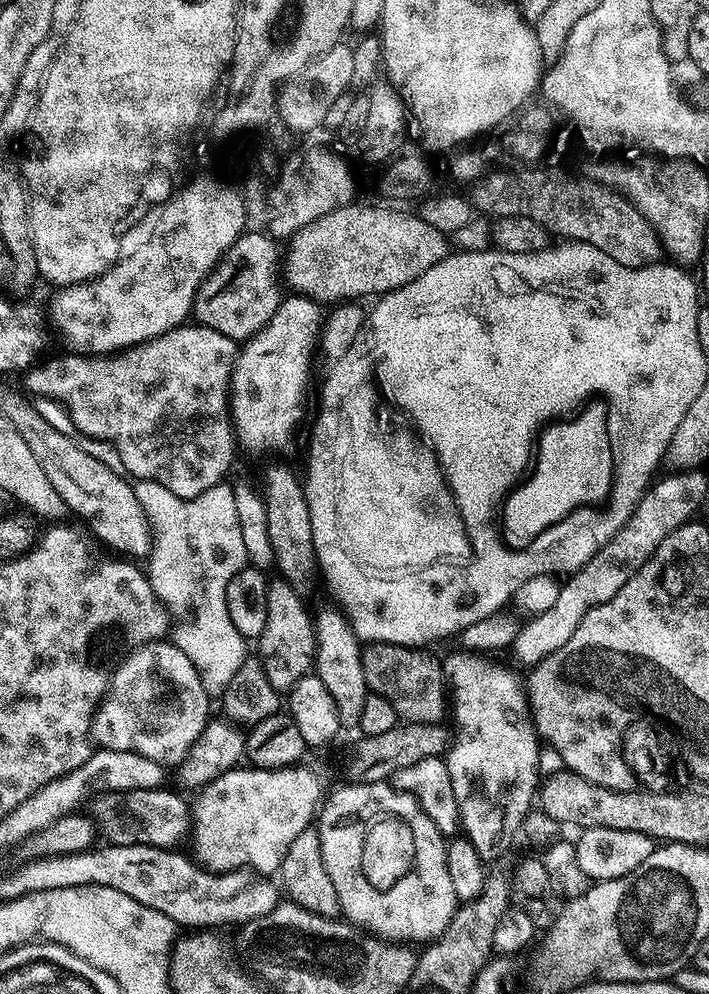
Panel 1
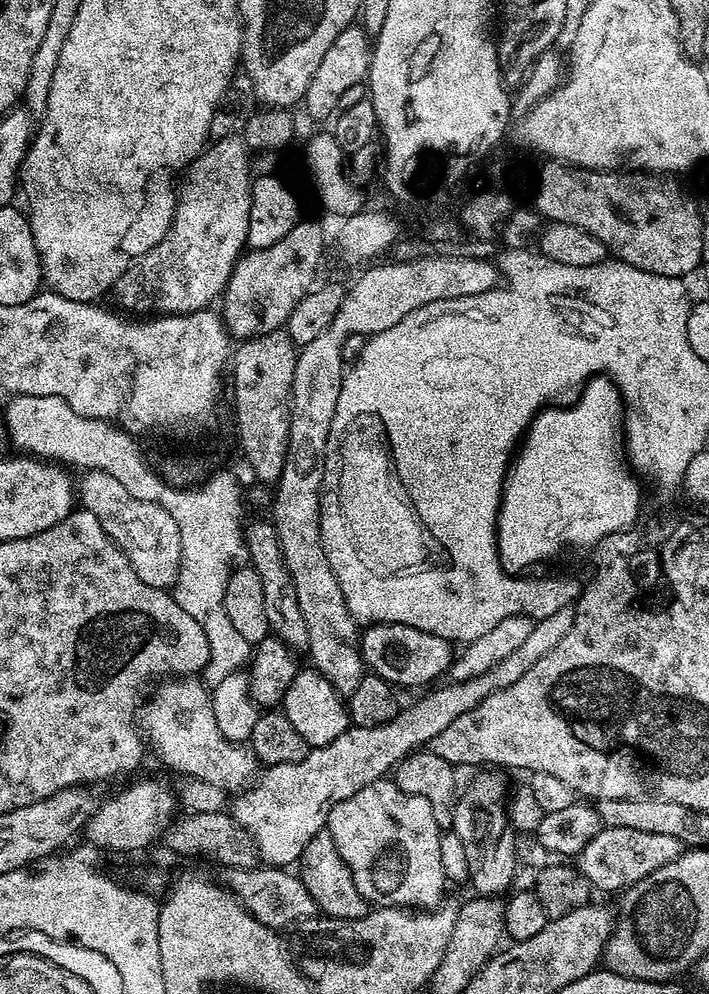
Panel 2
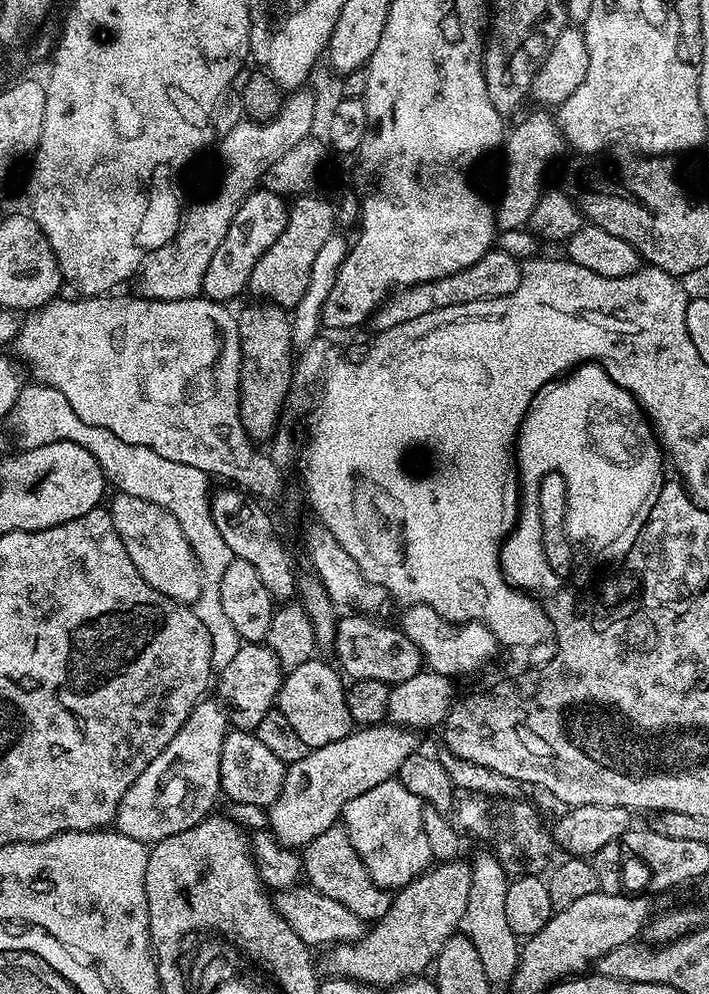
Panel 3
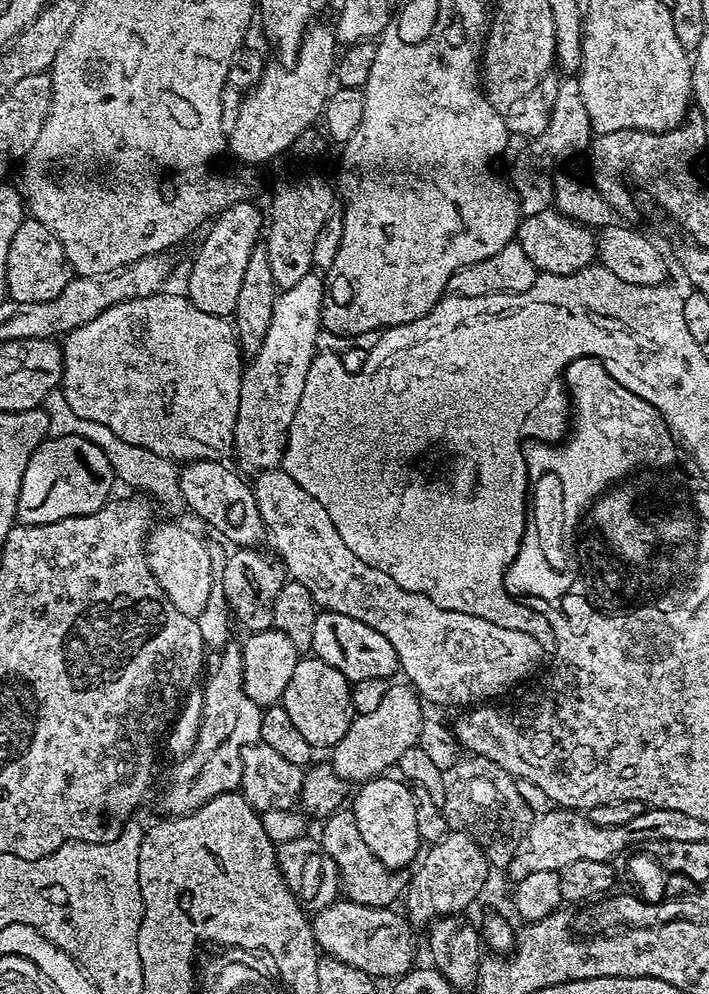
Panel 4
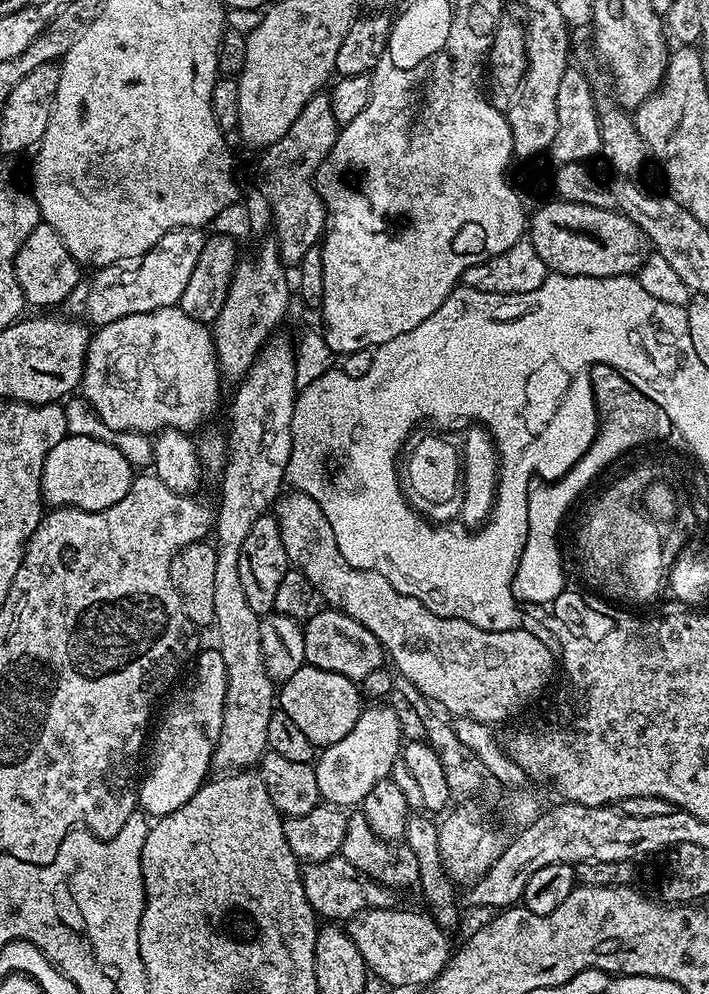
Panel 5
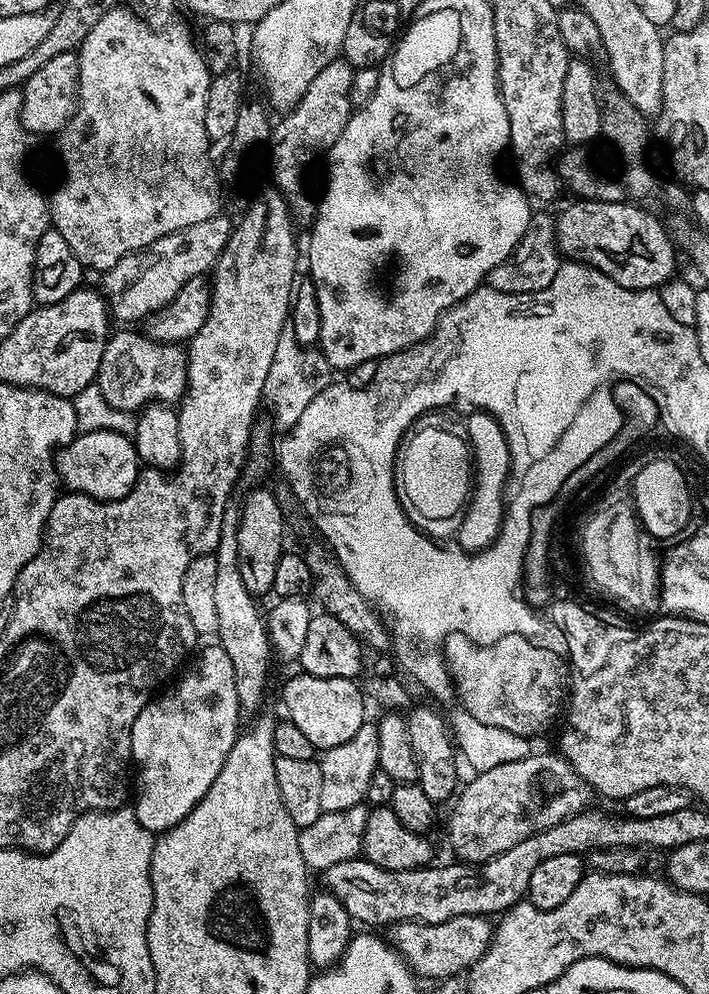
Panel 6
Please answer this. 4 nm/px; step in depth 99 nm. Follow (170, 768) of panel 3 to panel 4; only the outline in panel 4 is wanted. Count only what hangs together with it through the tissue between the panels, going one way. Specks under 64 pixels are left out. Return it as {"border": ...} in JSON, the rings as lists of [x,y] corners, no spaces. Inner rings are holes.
{"border":[[[230,642],[219,653],[220,661],[212,673],[207,673],[202,684],[204,694],[204,709],[200,719],[200,729],[196,735],[196,742],[190,751],[175,761],[176,769],[168,780],[168,785],[160,792],[160,808],[165,817],[185,816],[210,802],[210,798],[218,798],[218,794],[235,792],[242,782],[242,754],[251,744],[260,743],[260,731],[262,730],[262,708],[252,700],[246,690],[243,689],[243,654],[241,645]]]}

